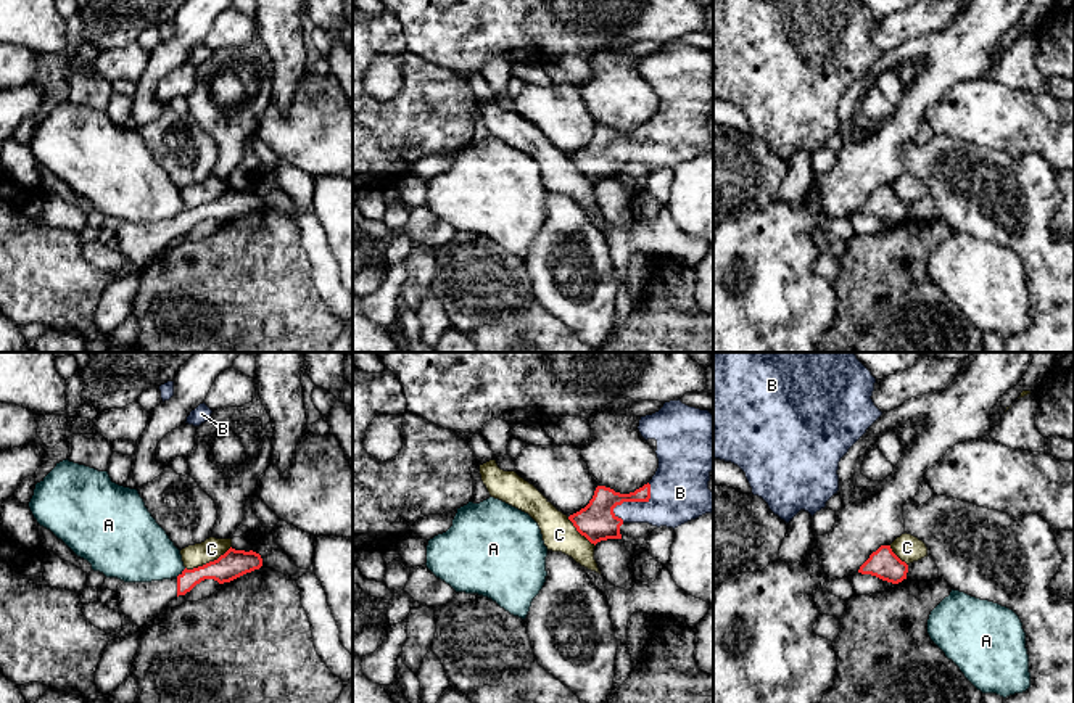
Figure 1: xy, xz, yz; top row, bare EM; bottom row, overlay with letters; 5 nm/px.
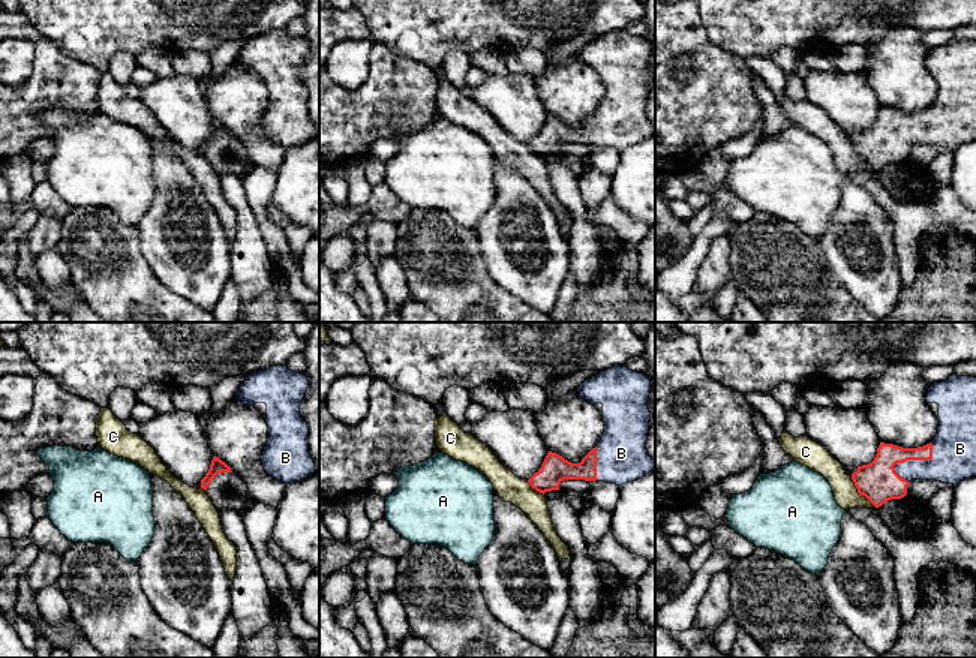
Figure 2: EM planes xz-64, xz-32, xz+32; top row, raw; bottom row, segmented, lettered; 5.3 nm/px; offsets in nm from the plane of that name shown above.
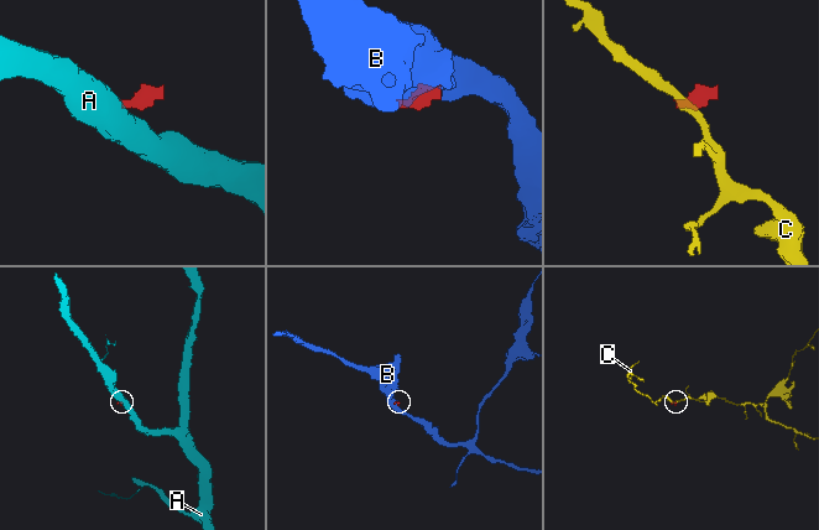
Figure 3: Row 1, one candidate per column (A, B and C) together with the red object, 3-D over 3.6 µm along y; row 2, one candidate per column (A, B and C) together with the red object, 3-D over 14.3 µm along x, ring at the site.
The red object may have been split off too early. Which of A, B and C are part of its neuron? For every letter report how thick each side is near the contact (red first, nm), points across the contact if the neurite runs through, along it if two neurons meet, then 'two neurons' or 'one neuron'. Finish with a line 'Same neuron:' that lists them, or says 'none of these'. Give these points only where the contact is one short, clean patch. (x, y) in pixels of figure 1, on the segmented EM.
A: 140 nm thick on the red side, 320 nm on the other; border along xy (185, 568), (176, 576); two neurons
B: 190 nm thick on the red side, 300 nm on the other; runs through xz (596, 522), (611, 509), (635, 501), (667, 501), (680, 493); one neuron
C: 140 nm thick on the red side, 110 nm on the other; border along xy (231, 546), (216, 559), (185, 568); two neurons
Same neuron: B

